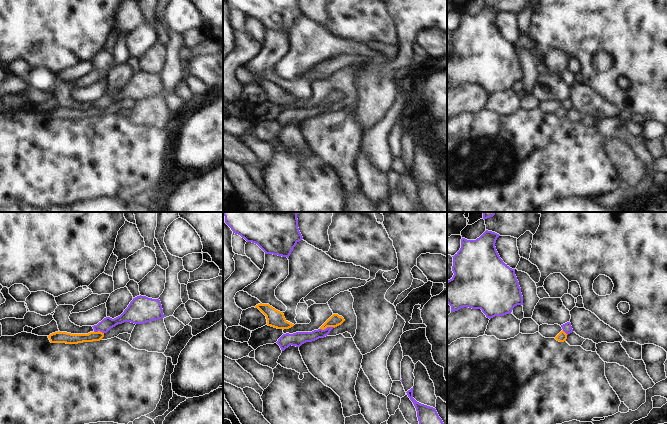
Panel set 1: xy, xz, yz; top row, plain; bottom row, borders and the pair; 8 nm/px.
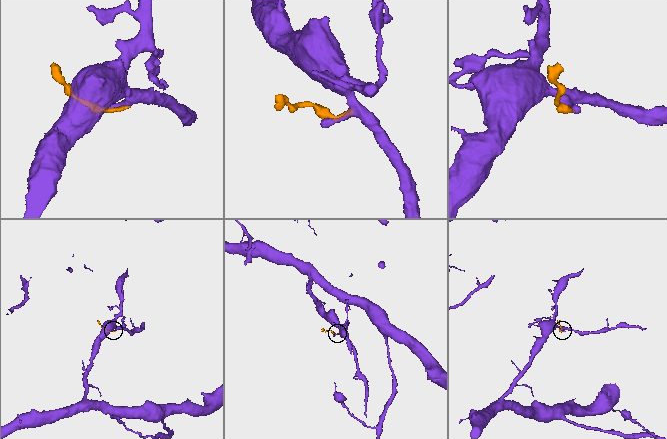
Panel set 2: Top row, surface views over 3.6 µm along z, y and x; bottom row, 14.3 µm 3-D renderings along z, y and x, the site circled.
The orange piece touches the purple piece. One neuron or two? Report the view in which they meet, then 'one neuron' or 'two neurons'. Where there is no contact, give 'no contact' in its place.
contact in xz; two neurons

